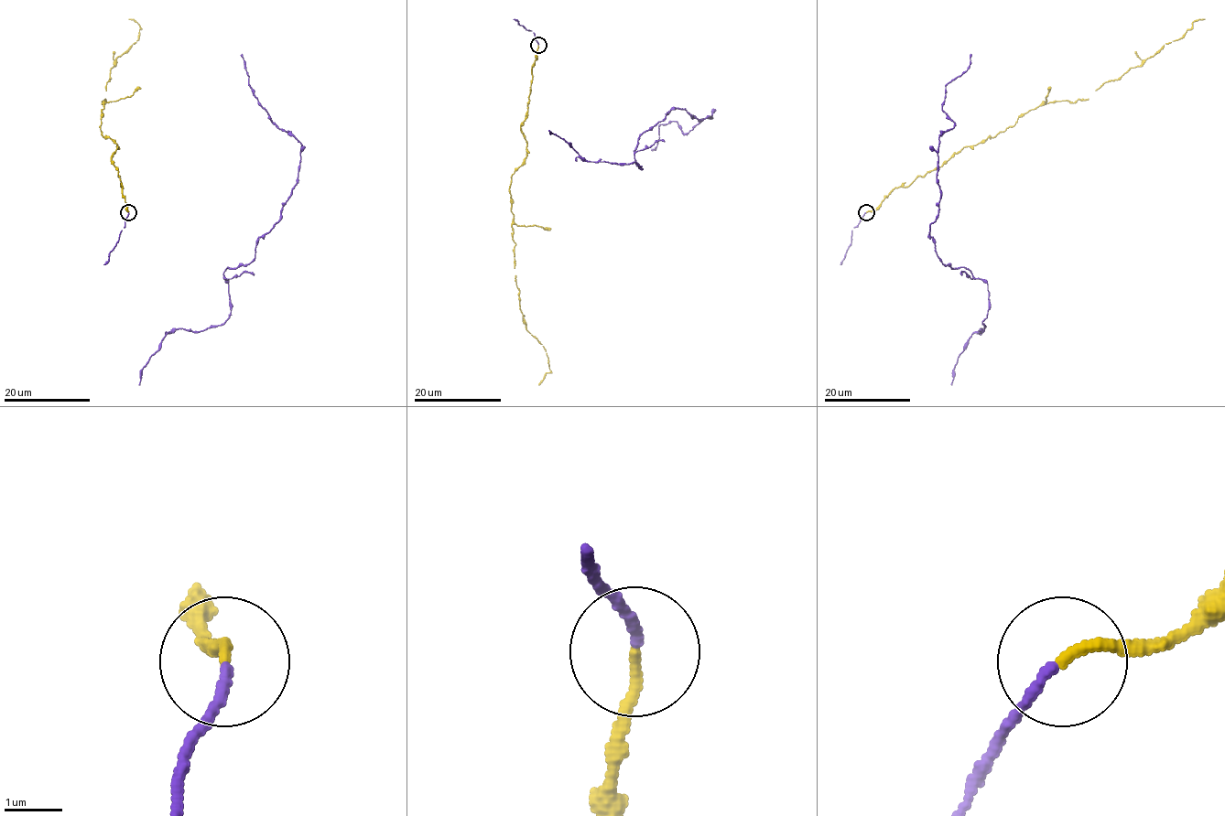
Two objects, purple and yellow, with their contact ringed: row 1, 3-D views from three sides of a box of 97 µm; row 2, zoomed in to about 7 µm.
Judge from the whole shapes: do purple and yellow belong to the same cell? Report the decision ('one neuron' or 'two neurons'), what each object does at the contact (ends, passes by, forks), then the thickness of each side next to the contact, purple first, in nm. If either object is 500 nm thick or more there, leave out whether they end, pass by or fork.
one neuron | purple ends | yellow ends | 170/190 nm

